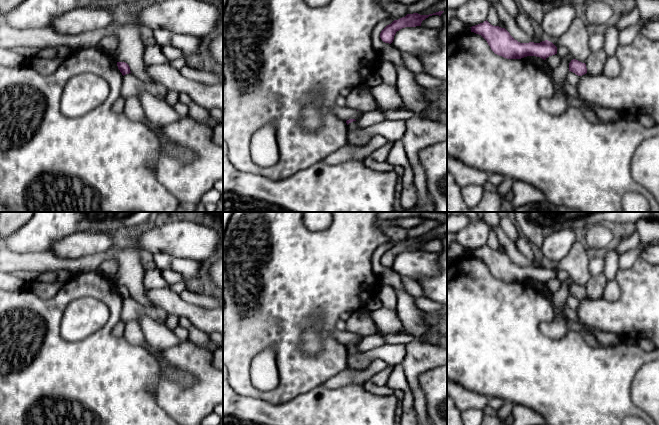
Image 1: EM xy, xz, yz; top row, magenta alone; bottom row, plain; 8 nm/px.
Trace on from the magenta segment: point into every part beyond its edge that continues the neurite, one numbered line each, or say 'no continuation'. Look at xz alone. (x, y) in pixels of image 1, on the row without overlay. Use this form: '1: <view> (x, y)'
no continuation

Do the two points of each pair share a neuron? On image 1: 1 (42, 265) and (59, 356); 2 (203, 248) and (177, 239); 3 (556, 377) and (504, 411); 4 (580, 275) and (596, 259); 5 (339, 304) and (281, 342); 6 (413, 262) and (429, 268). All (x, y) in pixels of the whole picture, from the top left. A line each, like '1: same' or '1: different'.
1: different
2: same
3: different
4: different
5: same
6: same

